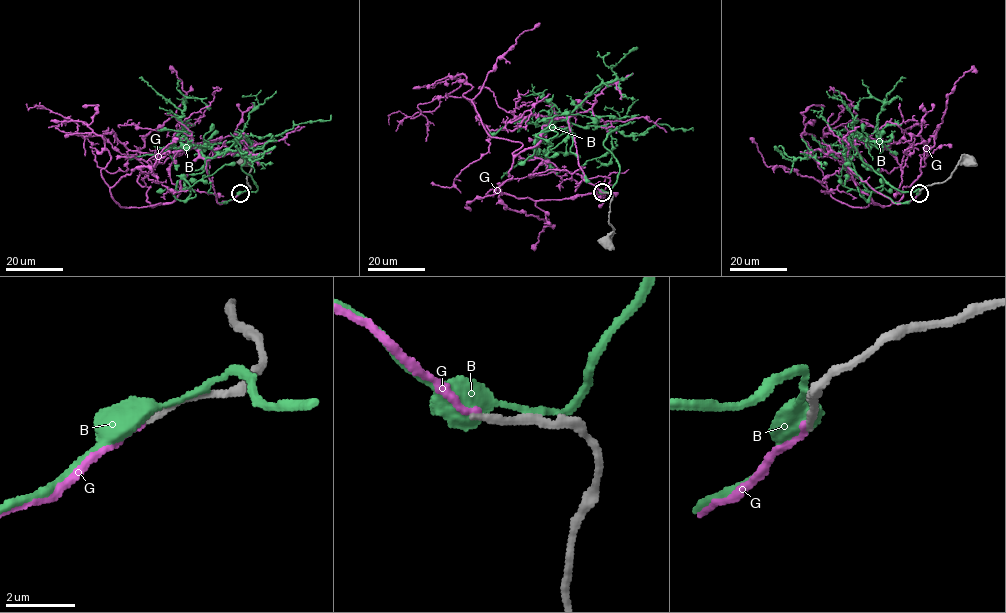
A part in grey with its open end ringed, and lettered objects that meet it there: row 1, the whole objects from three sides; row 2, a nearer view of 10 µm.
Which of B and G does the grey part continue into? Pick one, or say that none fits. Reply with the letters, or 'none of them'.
G

